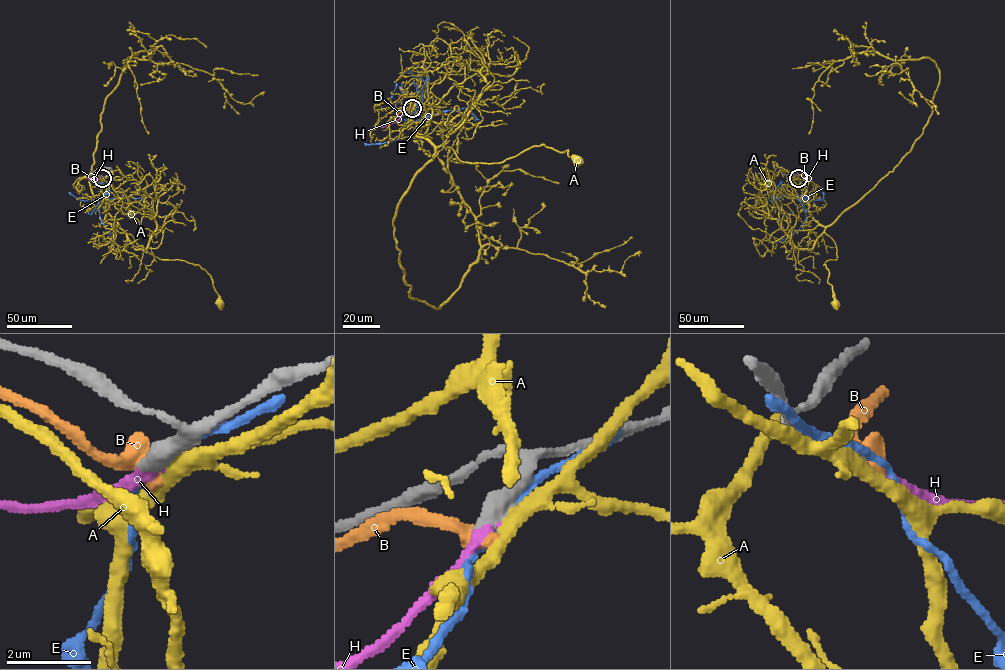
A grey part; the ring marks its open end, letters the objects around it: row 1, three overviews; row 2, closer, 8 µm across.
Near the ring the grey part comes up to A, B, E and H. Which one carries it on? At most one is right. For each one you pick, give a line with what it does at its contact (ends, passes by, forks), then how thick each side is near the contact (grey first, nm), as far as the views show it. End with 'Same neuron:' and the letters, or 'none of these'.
H: it ends; calibres 480 and 240 nm
Same neuron: H

